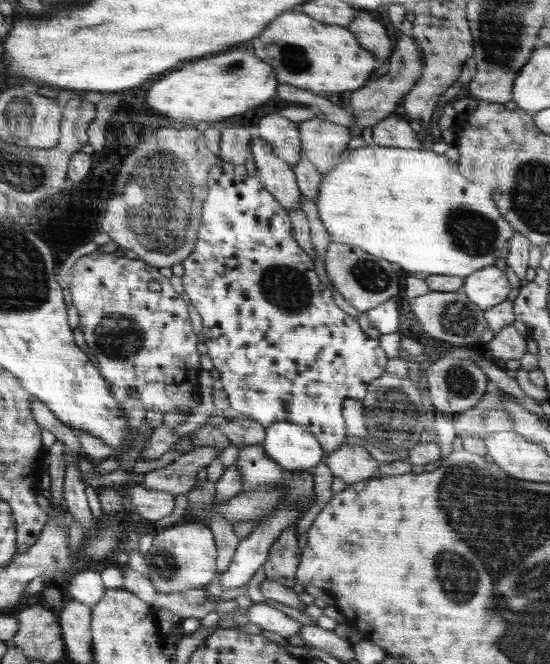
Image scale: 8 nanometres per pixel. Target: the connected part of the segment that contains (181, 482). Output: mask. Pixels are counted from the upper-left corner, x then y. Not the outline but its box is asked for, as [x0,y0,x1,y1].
[143,447,219,495]

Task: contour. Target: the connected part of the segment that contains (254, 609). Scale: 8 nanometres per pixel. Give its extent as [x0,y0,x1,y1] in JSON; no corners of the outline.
[245,602,302,639]

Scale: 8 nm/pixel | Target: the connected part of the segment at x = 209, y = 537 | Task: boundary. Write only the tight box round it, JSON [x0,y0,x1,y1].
[144,522,217,593]

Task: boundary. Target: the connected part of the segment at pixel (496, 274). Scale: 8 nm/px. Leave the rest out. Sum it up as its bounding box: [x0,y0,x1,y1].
[460,265,511,312]

